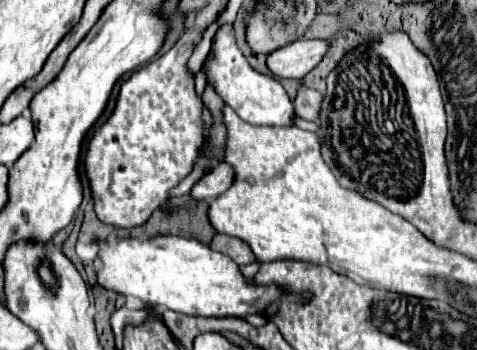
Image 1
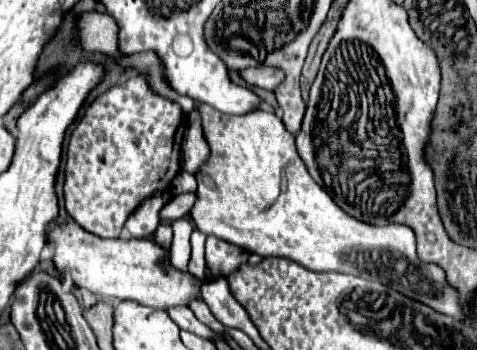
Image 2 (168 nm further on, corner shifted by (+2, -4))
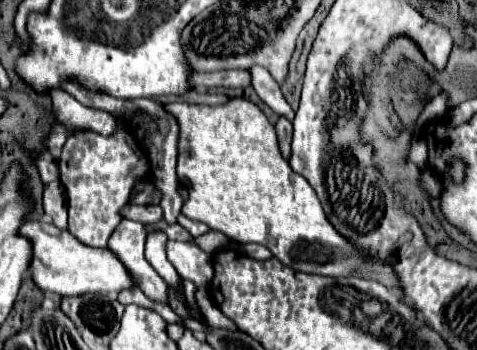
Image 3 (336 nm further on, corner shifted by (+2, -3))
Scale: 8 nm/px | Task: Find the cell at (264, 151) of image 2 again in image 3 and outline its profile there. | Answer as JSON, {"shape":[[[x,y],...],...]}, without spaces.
{"shape":[[[233,98],[223,106],[201,106],[189,102],[173,102],[165,106],[179,122],[179,158],[177,158],[177,178],[189,188],[189,200],[183,204],[183,214],[191,220],[207,224],[211,230],[219,230],[235,242],[241,244],[261,244],[271,250],[271,254],[293,270],[321,276],[357,276],[377,280],[383,286],[401,292],[399,276],[395,266],[379,256],[369,256],[349,238],[339,234],[327,220],[323,206],[307,180],[293,172],[279,150],[275,126],[267,120],[263,110],[243,98]]]}

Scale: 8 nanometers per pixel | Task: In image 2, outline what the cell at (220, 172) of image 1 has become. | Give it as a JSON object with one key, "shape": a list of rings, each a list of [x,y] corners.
{"shape":[[[185,193],[185,195],[173,195],[169,203],[159,211],[161,221],[175,221],[181,219],[189,213],[189,209],[195,203],[195,193]]]}

